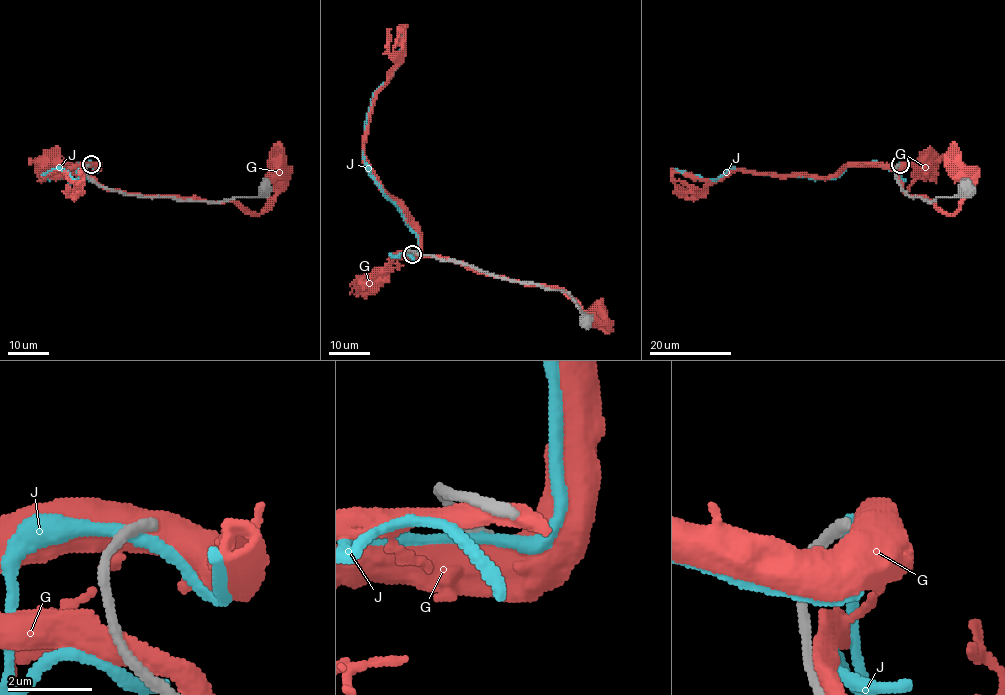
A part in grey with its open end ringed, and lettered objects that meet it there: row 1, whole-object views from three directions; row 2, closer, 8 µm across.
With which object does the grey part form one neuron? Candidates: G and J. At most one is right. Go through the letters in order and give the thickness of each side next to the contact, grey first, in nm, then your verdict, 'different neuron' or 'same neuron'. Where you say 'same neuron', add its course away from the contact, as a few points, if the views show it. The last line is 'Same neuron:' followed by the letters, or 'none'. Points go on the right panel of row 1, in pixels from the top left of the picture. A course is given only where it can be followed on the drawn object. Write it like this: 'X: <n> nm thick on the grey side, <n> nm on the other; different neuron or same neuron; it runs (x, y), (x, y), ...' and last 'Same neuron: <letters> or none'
G: 320 nm thick on the grey side, 750 nm on the other; different neuron
J: 340 nm thick on the grey side, 280 nm on the other; different neuron
Same neuron: none

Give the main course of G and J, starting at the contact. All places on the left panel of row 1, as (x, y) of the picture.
G: (90, 164), (72, 171), (109, 189), (236, 202), (252, 213), (259, 213), (275, 193), (280, 169)
J: (89, 165), (97, 171), (91, 163), (76, 164), (59, 178), (40, 175), (63, 169), (77, 180), (77, 172)

